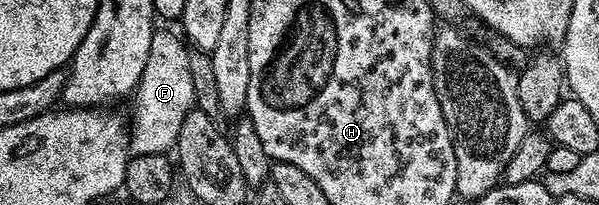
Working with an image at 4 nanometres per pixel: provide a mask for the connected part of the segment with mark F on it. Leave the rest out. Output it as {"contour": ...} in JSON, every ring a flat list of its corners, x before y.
{"contour":[[163,28,156,29,150,44,145,72,142,73,142,79,133,96,135,118,131,120,127,140,127,150,132,157,172,151,178,143,178,134,185,122,185,116,195,108,193,80,189,70,190,51,182,37,176,34]]}

